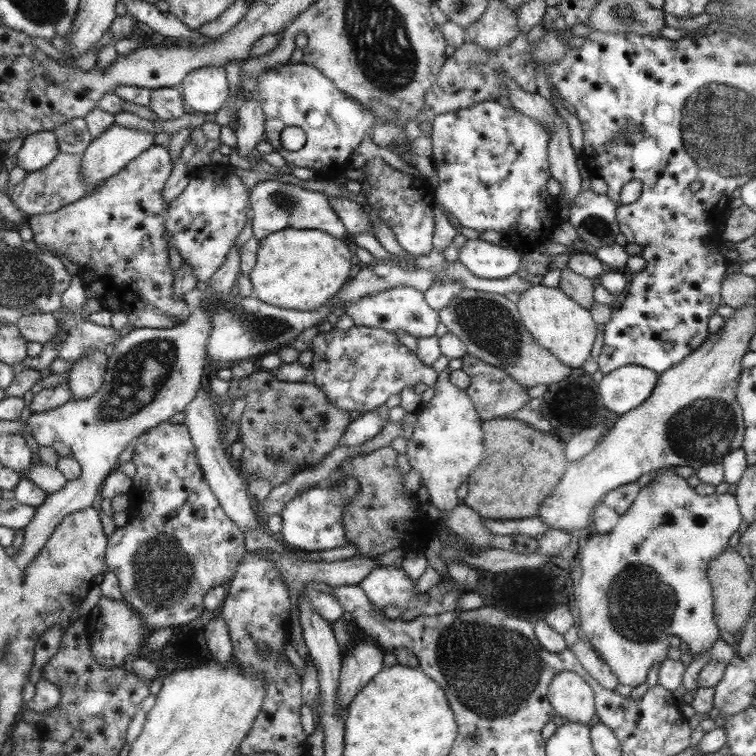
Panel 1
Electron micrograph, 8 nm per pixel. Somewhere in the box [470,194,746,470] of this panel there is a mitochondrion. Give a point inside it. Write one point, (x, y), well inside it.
(704, 430)

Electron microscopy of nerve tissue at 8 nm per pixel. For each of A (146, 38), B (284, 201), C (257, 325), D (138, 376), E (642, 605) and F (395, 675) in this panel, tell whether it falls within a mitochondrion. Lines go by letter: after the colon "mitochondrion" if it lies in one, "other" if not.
A: other
B: mitochondrion
C: mitochondrion
D: mitochondrion
E: mitochondrion
F: other

